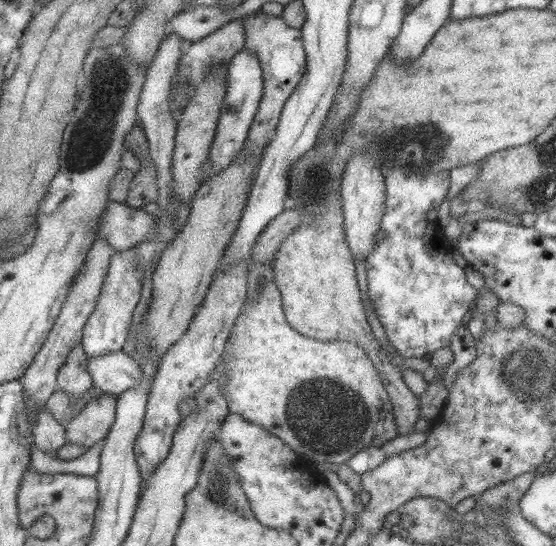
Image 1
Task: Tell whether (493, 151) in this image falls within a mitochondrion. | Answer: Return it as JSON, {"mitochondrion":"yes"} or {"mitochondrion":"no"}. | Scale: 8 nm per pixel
{"mitochondrion":"no"}

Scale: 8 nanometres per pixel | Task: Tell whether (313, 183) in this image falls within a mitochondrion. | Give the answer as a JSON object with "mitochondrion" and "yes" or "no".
{"mitochondrion":"yes"}

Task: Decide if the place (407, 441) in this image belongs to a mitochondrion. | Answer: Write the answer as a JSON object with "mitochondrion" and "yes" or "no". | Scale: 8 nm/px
{"mitochondrion":"no"}

